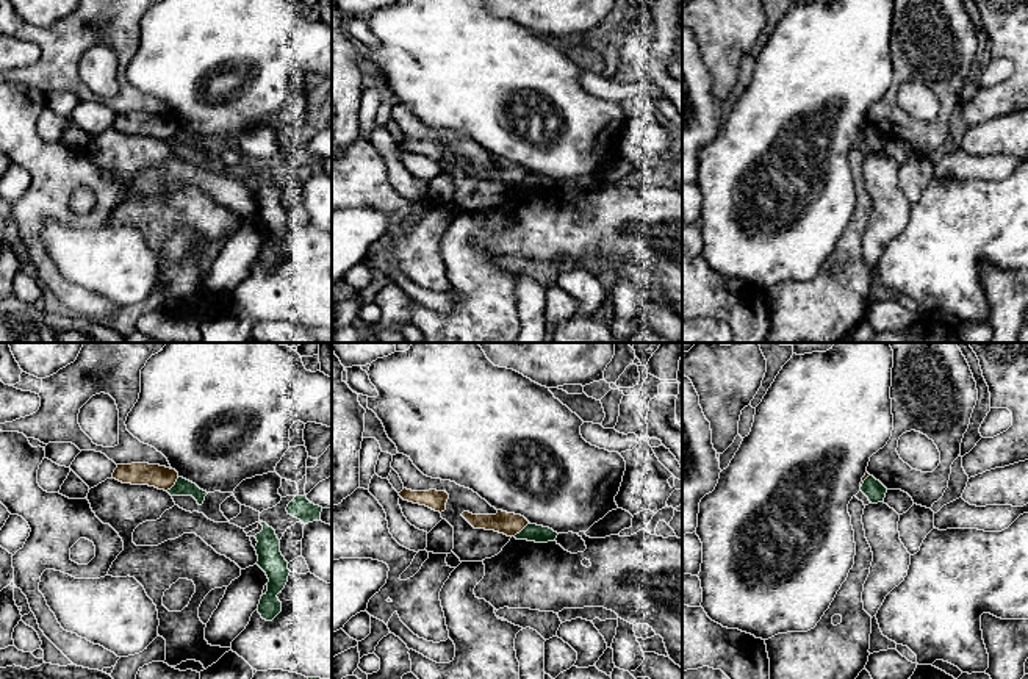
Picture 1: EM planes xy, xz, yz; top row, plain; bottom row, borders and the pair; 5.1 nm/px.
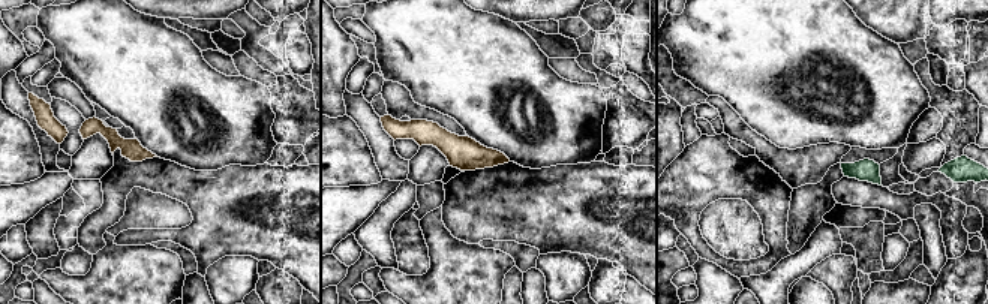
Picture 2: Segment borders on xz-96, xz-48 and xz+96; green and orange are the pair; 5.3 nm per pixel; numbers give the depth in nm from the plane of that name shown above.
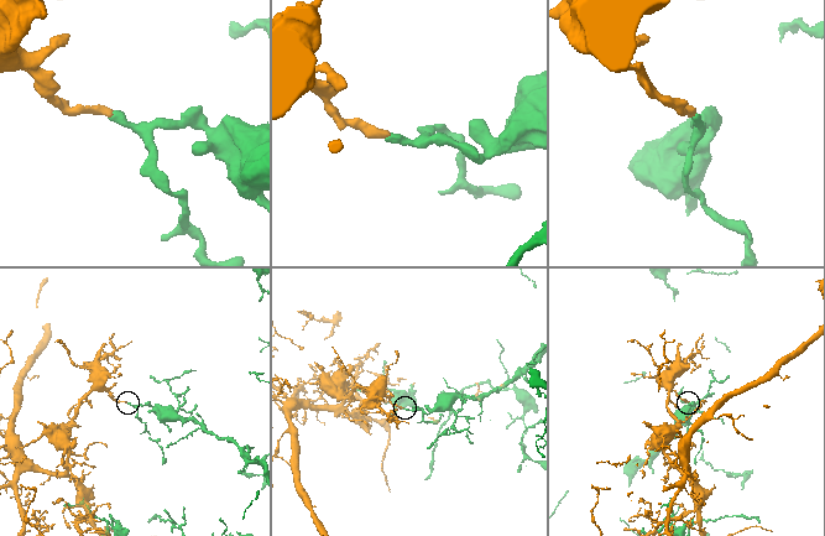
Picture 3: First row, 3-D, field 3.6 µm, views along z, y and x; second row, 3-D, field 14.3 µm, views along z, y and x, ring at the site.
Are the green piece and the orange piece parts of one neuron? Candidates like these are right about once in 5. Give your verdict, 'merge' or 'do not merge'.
do not merge

